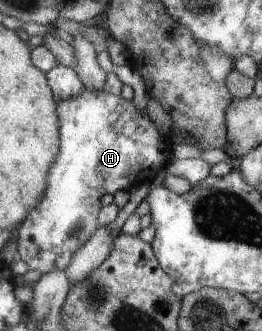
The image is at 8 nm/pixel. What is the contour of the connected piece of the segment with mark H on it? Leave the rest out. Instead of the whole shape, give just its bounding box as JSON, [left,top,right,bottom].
[16,73,172,275]

